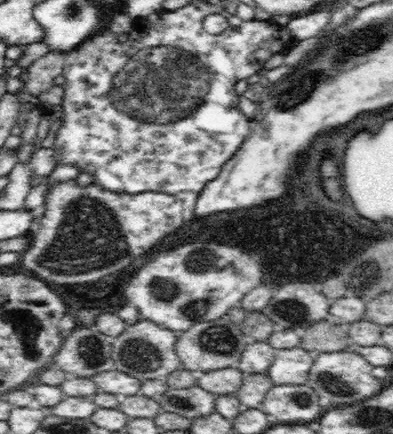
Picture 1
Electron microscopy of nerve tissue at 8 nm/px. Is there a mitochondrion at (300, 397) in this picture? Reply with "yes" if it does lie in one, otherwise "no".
yes

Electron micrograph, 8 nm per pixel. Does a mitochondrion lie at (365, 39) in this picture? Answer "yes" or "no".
yes

